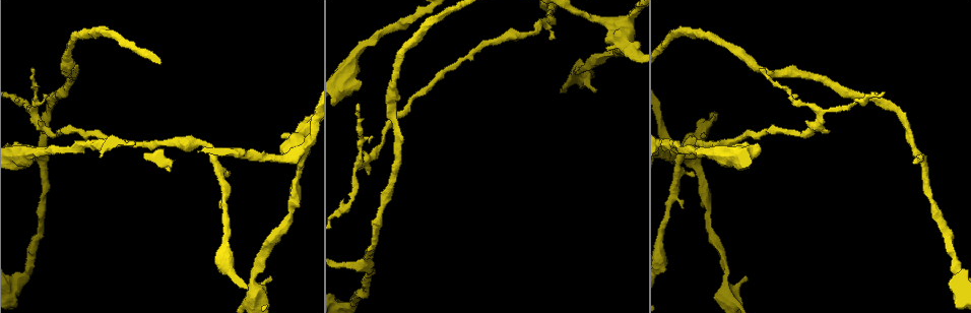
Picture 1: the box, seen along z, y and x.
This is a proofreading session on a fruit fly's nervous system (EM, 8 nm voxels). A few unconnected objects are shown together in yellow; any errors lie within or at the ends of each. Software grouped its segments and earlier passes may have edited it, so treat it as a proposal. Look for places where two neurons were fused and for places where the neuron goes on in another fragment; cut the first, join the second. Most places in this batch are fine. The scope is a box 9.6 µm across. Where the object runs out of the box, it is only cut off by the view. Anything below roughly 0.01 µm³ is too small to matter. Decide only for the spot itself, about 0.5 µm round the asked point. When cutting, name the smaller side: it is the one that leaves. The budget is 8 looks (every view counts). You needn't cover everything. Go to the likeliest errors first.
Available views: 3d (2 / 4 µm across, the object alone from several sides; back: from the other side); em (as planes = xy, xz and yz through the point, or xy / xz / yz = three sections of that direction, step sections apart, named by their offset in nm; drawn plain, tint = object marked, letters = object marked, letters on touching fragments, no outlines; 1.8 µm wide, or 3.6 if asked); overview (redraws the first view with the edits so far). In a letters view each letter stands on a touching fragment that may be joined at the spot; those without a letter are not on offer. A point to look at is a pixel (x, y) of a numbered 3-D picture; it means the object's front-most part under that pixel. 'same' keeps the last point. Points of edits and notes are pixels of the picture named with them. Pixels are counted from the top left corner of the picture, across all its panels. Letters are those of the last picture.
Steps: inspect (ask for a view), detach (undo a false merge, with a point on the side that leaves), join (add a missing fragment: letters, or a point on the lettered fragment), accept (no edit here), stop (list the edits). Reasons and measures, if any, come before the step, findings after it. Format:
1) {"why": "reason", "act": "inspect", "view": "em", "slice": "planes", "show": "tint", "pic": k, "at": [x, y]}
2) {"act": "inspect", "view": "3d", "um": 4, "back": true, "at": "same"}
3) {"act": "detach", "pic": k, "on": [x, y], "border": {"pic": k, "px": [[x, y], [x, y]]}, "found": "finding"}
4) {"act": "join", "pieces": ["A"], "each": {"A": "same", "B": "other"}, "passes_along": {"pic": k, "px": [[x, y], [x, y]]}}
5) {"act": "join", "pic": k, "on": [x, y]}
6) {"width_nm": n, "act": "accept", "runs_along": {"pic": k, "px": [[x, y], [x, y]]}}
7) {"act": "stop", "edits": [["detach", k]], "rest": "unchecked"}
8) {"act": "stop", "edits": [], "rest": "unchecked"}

{"why": "narrows sharply", "act": "inspect", "view": "em", "slice": "planes", "show": "letters", "pic": 1, "at": [36, 115]}

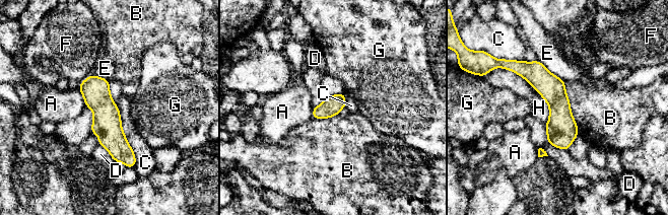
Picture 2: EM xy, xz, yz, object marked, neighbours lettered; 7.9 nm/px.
{"act": "accept", "each": {"A": "other", "B": "other", "C": "other", "D": "other", "E": "other", "F": "other", "G": "other", "H": "other"}, "found": "continuous, no second neuron"}

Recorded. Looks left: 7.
{"why": "free end", "act": "inspect", "view": "em", "slice": "planes", "show": "tint", "pic": 1, "at": [31, 67]}

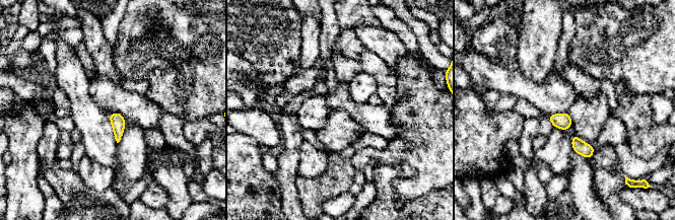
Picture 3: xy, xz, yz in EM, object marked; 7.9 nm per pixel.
{"why": "see the neighbours", "act": "inspect", "view": "em", "slice": "planes", "show": "letters", "at": "same"}

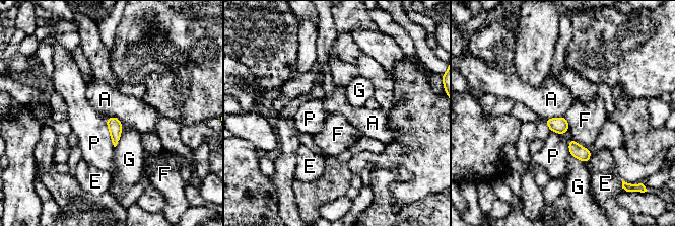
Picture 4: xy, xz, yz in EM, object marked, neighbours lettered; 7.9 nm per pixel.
{"act": "accept", "each": {"A": "other", "E": "other", "F": "other", "G": "other", "P": "other"}, "border": {"pic": 4, "px": [[563, 116], [545, 119]]}, "found": "no lettered fragment goes on from it"}

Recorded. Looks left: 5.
{"why": "branch stops here", "act": "inspect", "view": "3d", "um": 4, "pic": 1, "at": [743, 277]}

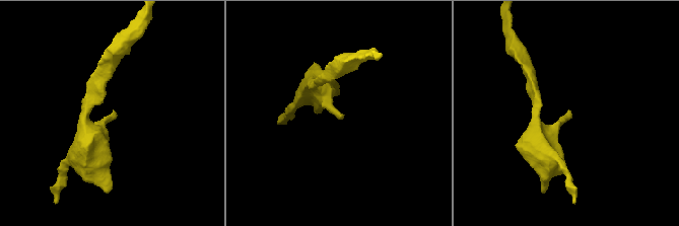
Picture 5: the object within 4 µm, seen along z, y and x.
{"why": "shape alone is not enough", "act": "inspect", "view": "em", "slice": "planes", "show": "plain", "pic": 5, "at": [569, 114]}

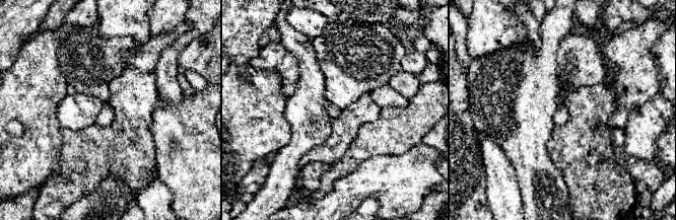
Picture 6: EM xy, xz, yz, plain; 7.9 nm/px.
{"act": "inspect", "view": "em", "slice": "planes", "show": "letters", "at": "same"}

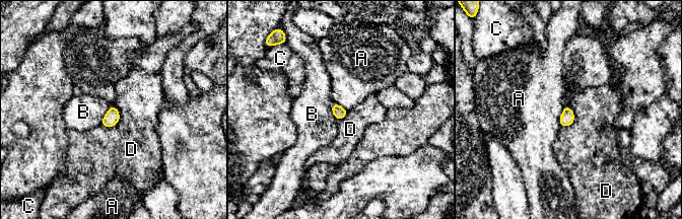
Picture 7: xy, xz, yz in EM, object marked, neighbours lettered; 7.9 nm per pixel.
{"act": "accept", "each": {"A": "other", "B": "other", "C": "other", "D": "other"}, "border": {"pic": 7, "px": [[112, 103], [119, 121], [100, 126]]}, "found": "none of them fits"}

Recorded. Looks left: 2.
{"why": "looks like a crossing", "act": "inspect", "view": "em", "um": 3.6, "slice": "xy", "step": 16, "show": "tint", "pic": 1, "at": [296, 152]}

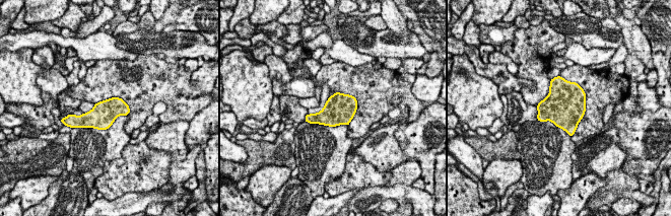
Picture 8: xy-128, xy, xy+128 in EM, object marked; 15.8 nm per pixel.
{"why": "another direction", "act": "inspect", "view": "em", "um": 3.6, "slice": "planes", "show": "letters", "at": "same"}

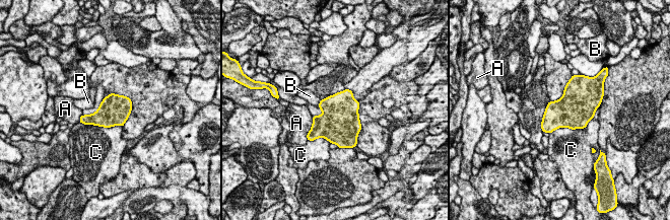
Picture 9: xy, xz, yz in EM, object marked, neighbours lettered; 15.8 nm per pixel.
{"act": "accept", "each": {"A": "other", "B": "other", "C": "other"}, "border": {"pic": 9, "px": [[321, 99], [318, 107]]}, "found": "all the same neuron"}

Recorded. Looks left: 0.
{"act": "stop", "edits": [], "rest": "unchecked"}

